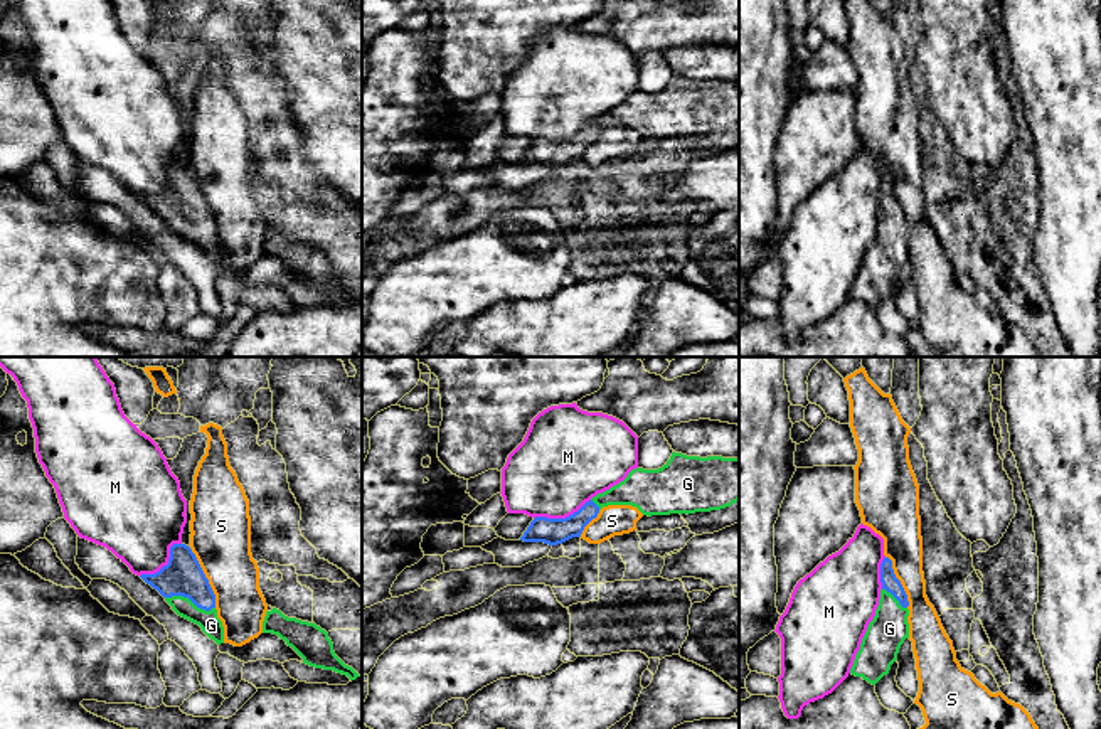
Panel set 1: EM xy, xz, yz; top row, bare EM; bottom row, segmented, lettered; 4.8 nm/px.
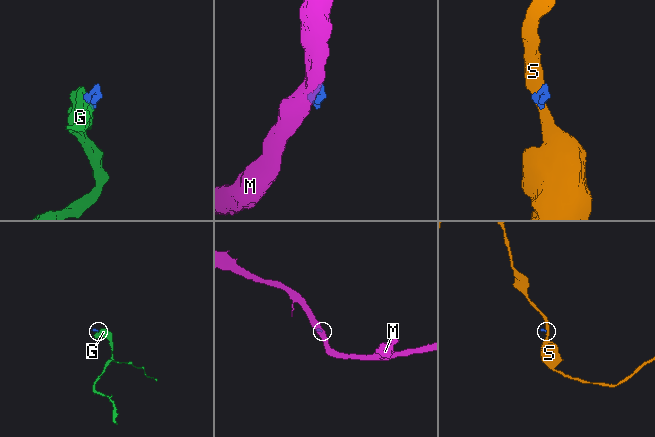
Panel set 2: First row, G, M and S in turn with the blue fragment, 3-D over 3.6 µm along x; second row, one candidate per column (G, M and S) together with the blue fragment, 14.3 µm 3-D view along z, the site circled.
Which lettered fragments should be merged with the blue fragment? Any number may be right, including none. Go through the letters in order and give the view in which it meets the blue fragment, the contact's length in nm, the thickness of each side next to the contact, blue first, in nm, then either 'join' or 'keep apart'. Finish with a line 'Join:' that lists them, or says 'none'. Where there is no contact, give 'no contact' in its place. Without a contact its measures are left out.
G: contact in xy; length 240 nm; calibres 190 and 100 nm; join
M: contact in xz; length 280 nm; calibres 130 and 420 nm; keep apart
S: contact in xy; length 320 nm; calibres 190 and 280 nm; keep apart
Join: G

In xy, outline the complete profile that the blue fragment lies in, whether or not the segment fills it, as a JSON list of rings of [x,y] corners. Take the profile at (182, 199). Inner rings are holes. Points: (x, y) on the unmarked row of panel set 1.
[[[173,167],[168,187],[155,197],[140,200],[157,212],[178,239],[199,247],[217,268],[224,266],[215,217],[189,168]]]

